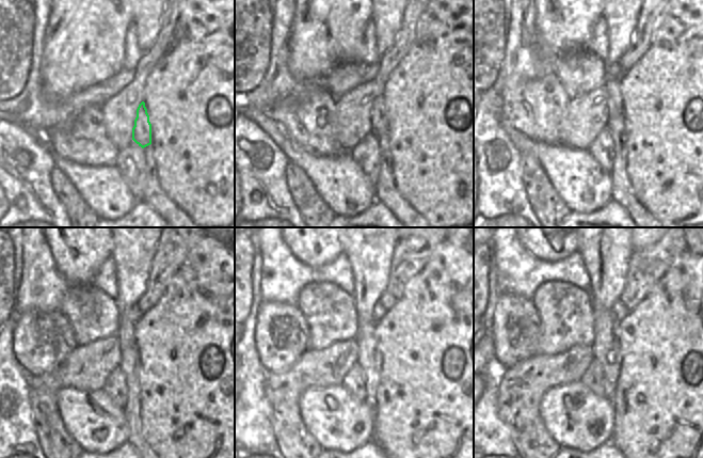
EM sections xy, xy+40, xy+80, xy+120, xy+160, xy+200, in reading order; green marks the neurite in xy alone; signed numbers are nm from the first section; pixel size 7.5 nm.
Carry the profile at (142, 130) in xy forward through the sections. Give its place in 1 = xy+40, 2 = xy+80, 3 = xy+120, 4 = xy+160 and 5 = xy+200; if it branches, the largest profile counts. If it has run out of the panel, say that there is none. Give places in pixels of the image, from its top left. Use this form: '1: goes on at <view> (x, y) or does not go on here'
1: goes on at xy+40 (379, 119)
2: goes on at xy+80 (614, 101)
3: goes on at xy+120 (133, 249)
4: goes on at xy+160 (369, 249)
5: goes on at xy+200 (606, 249)

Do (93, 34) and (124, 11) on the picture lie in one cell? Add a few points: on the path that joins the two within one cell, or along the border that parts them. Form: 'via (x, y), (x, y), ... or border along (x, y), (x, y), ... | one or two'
via (100, 27), (116, 13) | one

